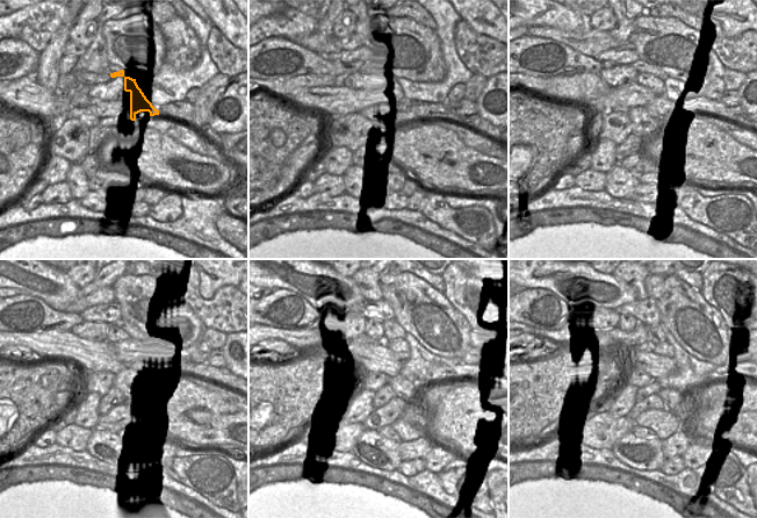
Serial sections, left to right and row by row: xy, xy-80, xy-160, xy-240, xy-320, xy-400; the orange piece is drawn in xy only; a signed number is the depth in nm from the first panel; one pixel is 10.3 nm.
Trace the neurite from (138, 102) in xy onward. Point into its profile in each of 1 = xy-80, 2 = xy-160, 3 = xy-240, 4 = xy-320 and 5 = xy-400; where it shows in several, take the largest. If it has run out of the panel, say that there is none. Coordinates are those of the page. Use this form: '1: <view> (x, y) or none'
1: xy-80 (389, 88)
2: xy-160 (653, 83)
3: xy-240 (131, 345)
4: xy-320 (396, 345)
5: xy-400 (664, 349)

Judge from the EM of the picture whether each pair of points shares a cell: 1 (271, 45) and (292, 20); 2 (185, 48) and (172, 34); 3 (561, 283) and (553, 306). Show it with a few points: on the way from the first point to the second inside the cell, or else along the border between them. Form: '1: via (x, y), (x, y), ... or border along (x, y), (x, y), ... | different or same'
1: border along (260, 40), (285, 37), (296, 42) | different
2: via (181, 44), (175, 37) | same
3: border along (530, 287), (549, 289), (571, 304), (581, 307) | different

